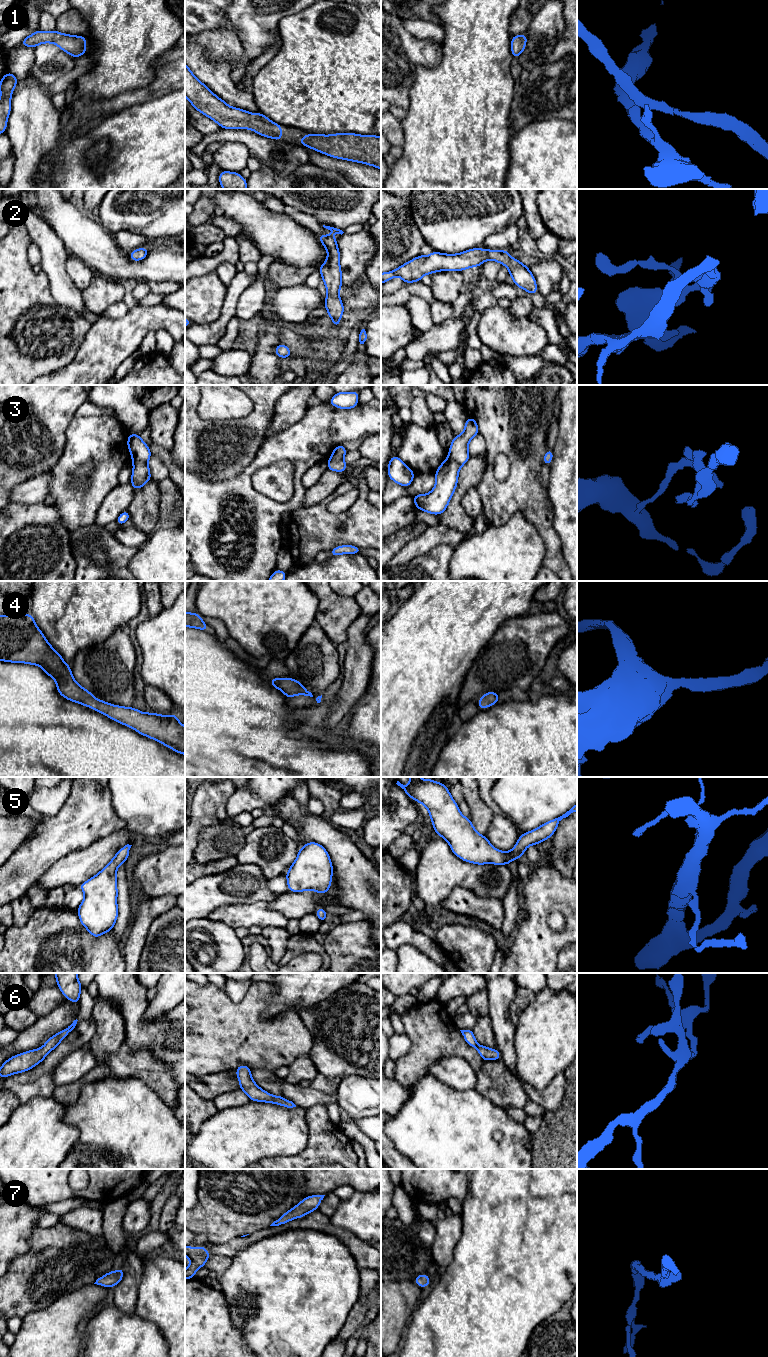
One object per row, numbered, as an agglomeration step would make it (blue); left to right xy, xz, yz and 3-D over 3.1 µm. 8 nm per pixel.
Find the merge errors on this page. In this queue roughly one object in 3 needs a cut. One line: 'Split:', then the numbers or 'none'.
Split: 3

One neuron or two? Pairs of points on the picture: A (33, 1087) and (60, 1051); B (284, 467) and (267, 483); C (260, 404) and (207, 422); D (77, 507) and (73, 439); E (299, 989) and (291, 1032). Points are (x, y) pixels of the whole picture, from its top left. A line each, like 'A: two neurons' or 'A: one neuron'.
A: one neuron
B: one neuron
C: one neuron
D: one neuron
E: two neurons

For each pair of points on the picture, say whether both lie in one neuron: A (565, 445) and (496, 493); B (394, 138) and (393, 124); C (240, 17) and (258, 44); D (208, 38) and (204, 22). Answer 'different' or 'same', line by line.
A: different
B: same
C: same
D: different

